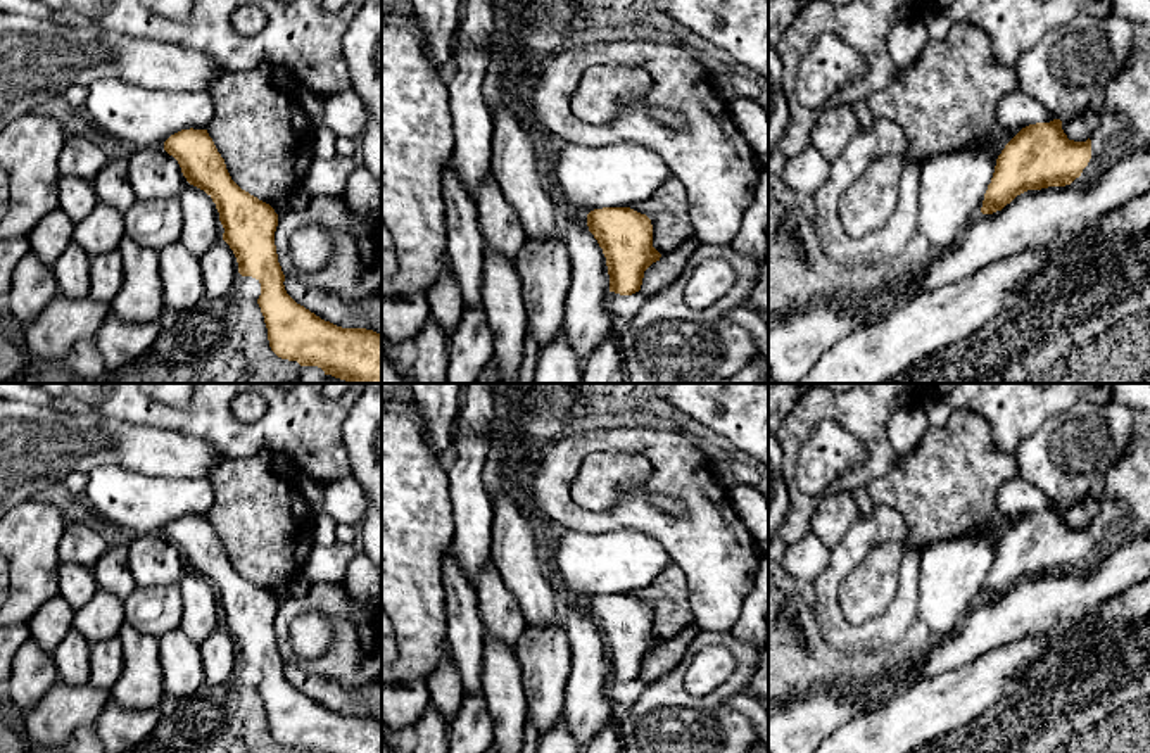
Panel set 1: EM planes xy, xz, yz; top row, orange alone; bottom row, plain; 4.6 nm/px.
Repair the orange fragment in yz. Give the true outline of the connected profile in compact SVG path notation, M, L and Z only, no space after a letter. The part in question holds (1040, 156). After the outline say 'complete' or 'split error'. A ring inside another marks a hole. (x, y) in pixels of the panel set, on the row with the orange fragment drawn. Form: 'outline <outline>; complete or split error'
outline M1060 119L1029 124L998 155L981 212L1002 211L1027 190L1071 185L1090 159L1091 140L1069 140Z; complete

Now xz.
outline M603 207L587 214L587 226L606 257L610 292L620 295L639 292L644 271L661 257L661 254L653 247L651 219L630 207Z; complete

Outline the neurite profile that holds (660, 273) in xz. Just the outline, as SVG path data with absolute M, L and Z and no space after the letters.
M691 235L675 250L661 254L661 257L644 271L639 294L648 299L654 295L660 288L668 285L684 269L687 259L698 247L699 247L698 238Z

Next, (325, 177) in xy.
M316 157L300 185L309 197L345 197L347 181L356 168L354 157Z

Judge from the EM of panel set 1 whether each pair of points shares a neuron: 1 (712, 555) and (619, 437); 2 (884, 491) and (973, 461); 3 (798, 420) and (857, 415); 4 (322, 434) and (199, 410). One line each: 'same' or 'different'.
1: same
2: same
3: same
4: same

